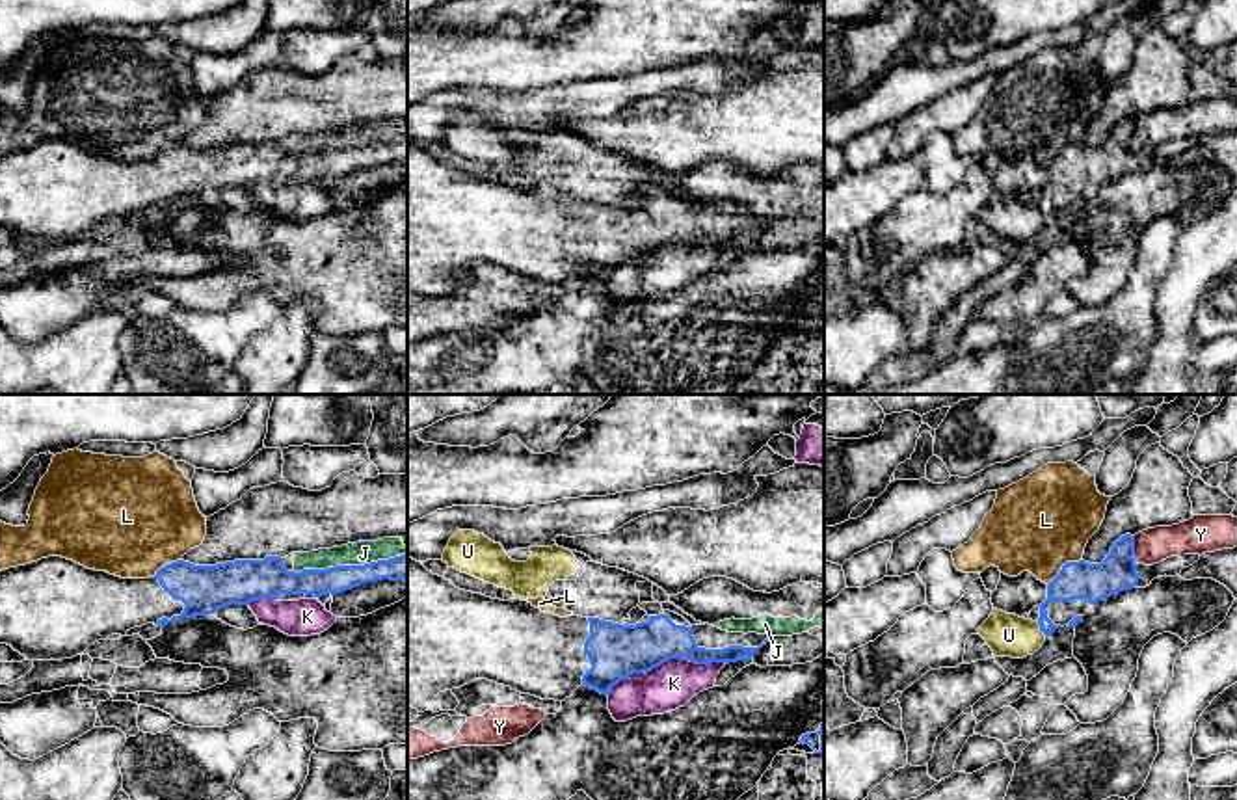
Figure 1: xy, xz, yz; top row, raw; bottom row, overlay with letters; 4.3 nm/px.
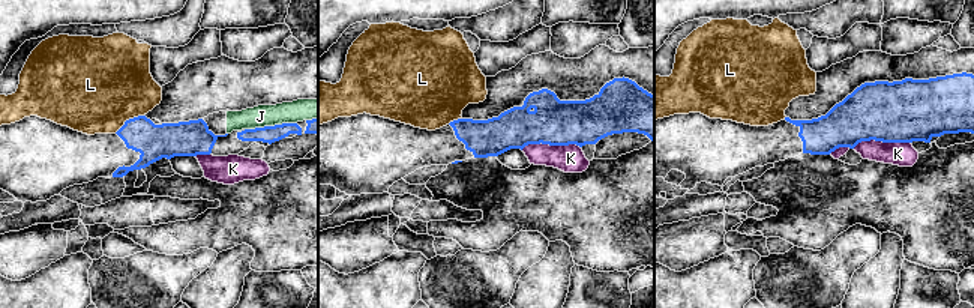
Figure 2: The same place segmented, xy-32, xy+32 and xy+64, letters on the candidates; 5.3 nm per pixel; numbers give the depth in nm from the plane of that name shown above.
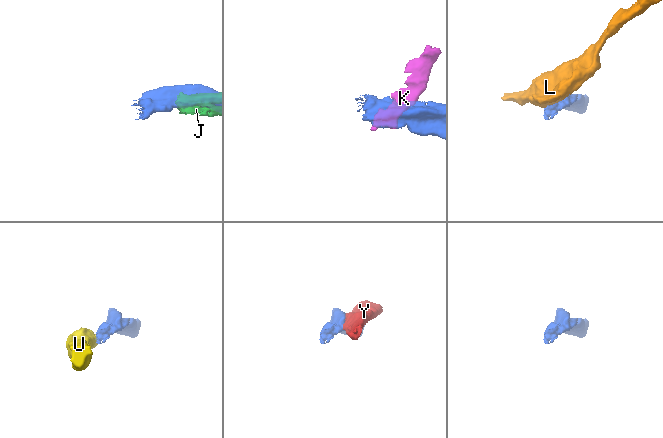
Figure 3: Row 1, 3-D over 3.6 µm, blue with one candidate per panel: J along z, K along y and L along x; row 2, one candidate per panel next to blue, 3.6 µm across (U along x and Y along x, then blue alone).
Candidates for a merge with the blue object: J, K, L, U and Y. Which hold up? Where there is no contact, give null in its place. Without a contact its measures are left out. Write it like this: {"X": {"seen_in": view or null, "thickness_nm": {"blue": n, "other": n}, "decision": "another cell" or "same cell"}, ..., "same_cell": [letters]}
{"J": {"seen_in": "xy", "thickness_nm": {"blue": 120, "other": 100}, "decision": "another cell"}, "K": {"seen_in": "xz", "thickness_nm": {"blue": 240, "other": 200}, "decision": "another cell"}, "L": {"seen_in": "yz", "thickness_nm": {"blue": 160, "other": 400}, "decision": "another cell"}, "U": {"seen_in": "yz", "thickness_nm": {"blue": 150, "other": 190}, "decision": "another cell"}, "Y": {"seen_in": "yz", "thickness_nm": {"blue": 160, "other": 150}, "decision": "another cell"}, "same_cell": []}

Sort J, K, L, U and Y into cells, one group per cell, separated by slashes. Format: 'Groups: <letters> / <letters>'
Groups: J U / K / L / Y

